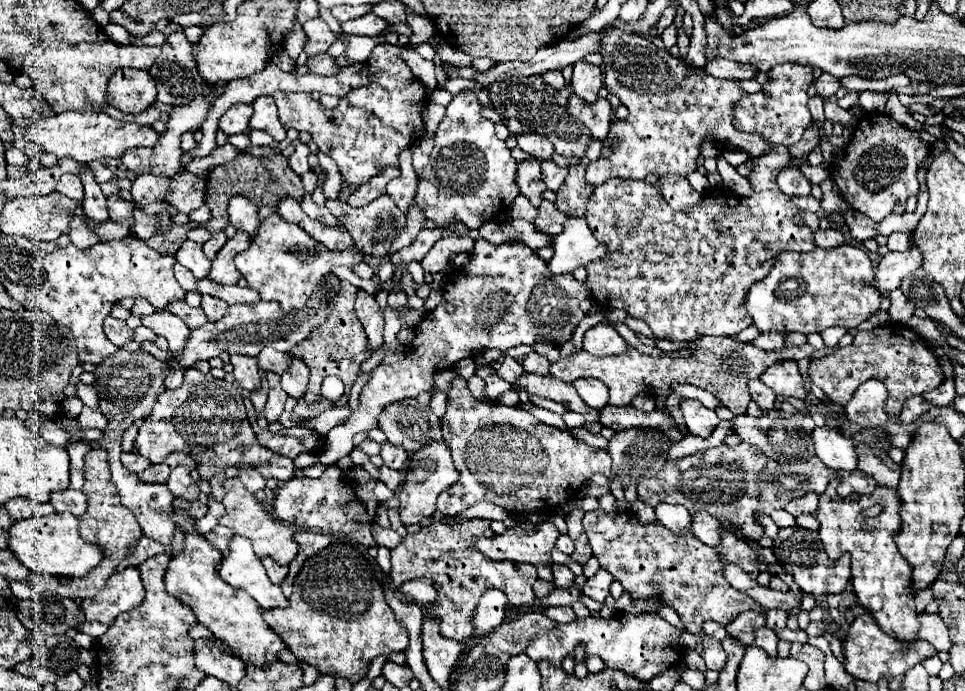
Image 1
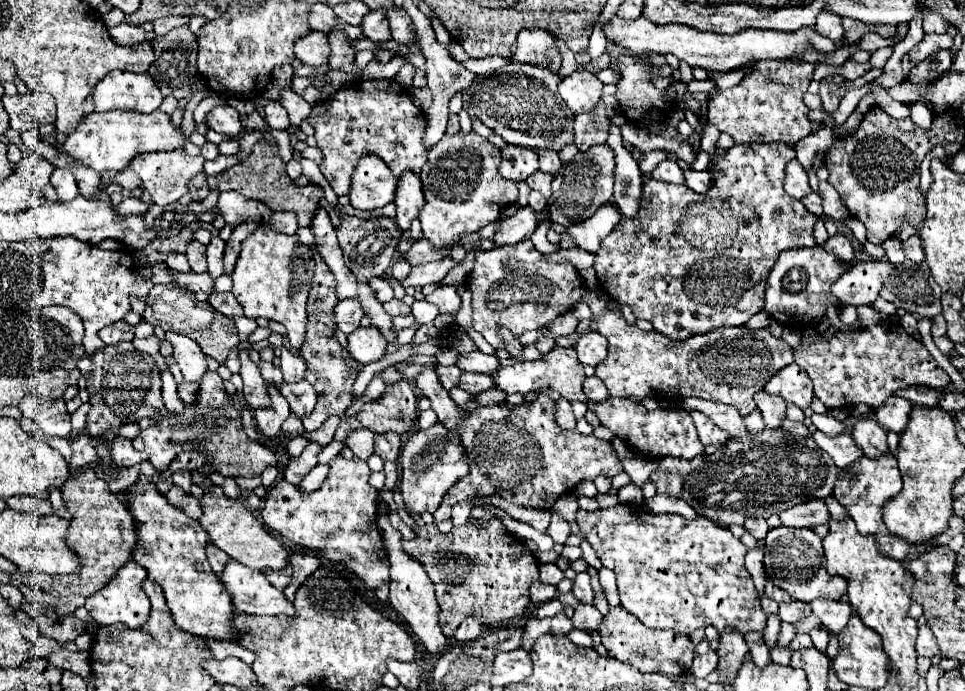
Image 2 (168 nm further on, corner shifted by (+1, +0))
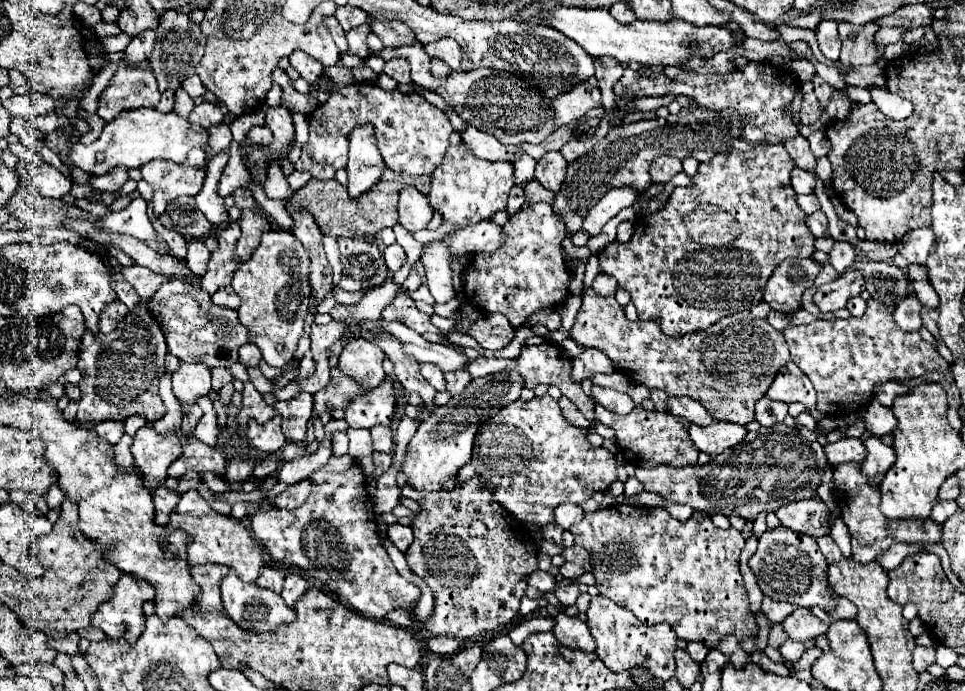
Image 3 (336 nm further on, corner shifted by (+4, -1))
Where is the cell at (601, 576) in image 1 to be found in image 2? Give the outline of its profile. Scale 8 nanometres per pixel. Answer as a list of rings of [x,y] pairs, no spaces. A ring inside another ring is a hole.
[[[579,573],[573,581],[573,595],[581,601],[581,603],[593,603],[595,593],[591,589],[591,575],[589,573]]]

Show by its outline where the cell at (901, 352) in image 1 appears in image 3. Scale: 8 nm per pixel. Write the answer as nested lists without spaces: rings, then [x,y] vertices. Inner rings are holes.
[[[868,300],[868,308],[864,312],[864,316],[860,318],[848,318],[848,320],[816,320],[808,325],[788,326],[784,328],[784,338],[788,342],[790,348],[790,358],[792,362],[812,380],[816,394],[818,394],[818,402],[816,402],[816,410],[820,410],[824,416],[844,416],[852,410],[860,410],[854,406],[866,404],[868,398],[872,396],[872,388],[876,384],[888,382],[892,378],[898,380],[910,380],[910,378],[918,378],[922,376],[926,370],[940,370],[946,372],[948,362],[938,354],[938,350],[920,338],[920,332],[904,332],[894,316],[886,310],[886,304],[880,304],[876,300]]]

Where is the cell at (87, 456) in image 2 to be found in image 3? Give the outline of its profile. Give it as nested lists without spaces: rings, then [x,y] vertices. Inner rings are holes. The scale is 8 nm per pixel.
[[[114,420],[100,422],[100,424],[94,426],[94,430],[98,432],[100,438],[108,440],[110,444],[116,444],[122,438],[122,434],[124,434],[124,422],[114,422]]]

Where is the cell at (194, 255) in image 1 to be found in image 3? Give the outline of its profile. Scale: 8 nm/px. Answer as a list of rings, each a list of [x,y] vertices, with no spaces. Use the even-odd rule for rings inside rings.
[[[192,238],[188,242],[188,256],[186,256],[186,264],[192,270],[192,274],[204,276],[208,260],[210,260],[210,250],[204,246],[202,238]]]

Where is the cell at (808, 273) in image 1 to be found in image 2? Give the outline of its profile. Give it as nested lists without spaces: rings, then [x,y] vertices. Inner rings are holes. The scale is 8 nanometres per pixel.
[[[821,245],[811,249],[787,249],[775,261],[765,289],[765,311],[787,329],[803,331],[825,317],[827,307],[841,307],[841,301],[831,293],[831,285],[849,271],[851,265],[841,263],[833,253],[827,253]]]

